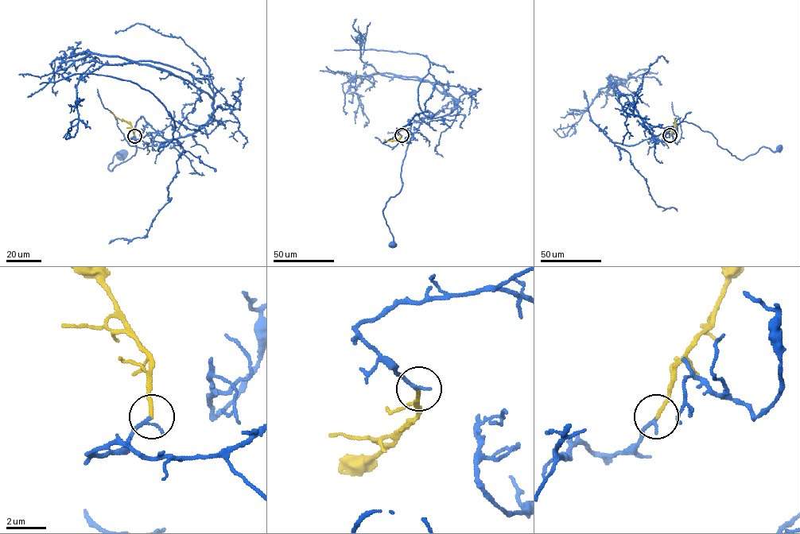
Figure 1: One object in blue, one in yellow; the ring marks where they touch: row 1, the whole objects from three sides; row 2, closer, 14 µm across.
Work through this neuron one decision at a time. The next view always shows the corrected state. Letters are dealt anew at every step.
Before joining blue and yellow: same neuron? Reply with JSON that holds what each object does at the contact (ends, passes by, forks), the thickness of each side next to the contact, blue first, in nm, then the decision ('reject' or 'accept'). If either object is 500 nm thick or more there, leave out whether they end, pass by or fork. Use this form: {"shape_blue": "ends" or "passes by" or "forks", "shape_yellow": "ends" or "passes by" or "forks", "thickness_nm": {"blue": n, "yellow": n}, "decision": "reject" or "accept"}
{"shape_blue": "passes by", "shape_yellow": "ends", "thickness_nm": {"blue": 140, "yellow": 180}, "decision": "accept"}

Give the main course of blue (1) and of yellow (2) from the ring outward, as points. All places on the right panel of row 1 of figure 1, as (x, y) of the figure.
1: (669, 135), (664, 137), (668, 129), (691, 122), (743, 160), (763, 146), (778, 148)
2: (669, 135), (675, 125), (673, 118)

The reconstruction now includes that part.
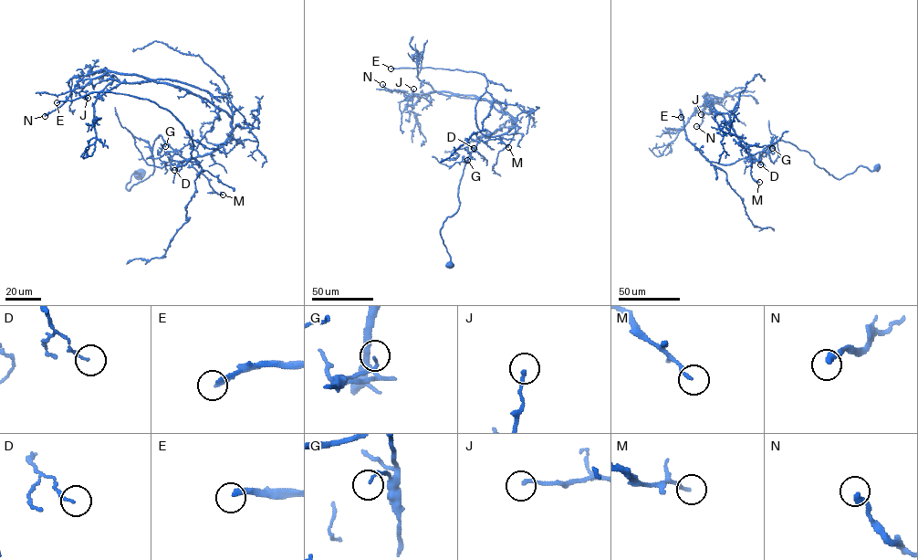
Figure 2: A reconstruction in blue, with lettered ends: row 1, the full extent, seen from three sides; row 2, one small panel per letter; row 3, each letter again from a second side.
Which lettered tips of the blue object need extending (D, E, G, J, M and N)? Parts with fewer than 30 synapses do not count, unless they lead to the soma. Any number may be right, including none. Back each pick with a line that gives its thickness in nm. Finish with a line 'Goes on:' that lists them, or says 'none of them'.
E: 220 nm
N: 320 nm
Goes on: E, N

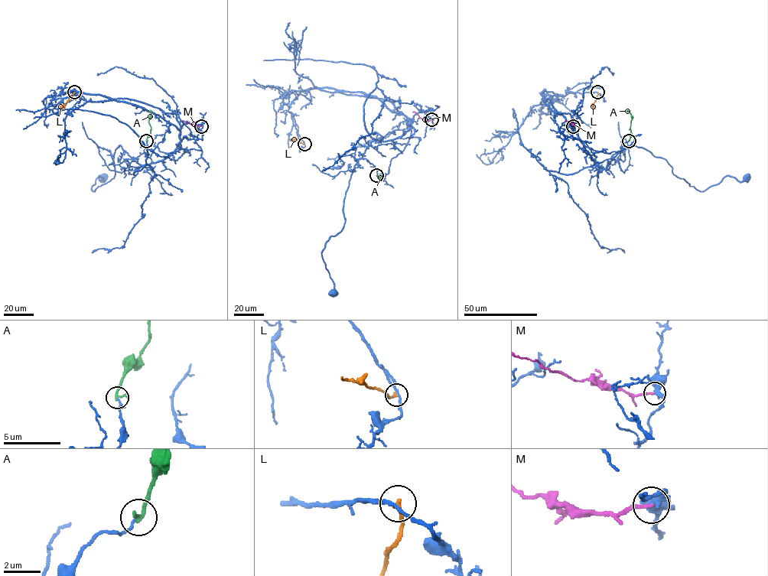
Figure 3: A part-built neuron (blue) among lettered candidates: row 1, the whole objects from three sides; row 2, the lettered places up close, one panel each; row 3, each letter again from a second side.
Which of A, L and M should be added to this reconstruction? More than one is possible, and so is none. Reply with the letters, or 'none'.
none

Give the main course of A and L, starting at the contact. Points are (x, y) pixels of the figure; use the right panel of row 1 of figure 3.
A: (629, 141), (632, 116), (626, 110)
L: (597, 92), (592, 104), (594, 106)

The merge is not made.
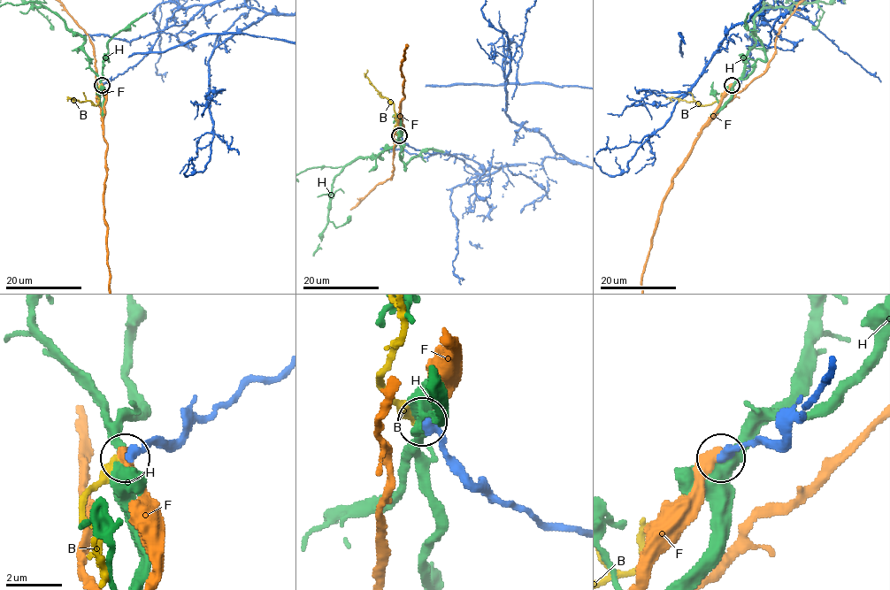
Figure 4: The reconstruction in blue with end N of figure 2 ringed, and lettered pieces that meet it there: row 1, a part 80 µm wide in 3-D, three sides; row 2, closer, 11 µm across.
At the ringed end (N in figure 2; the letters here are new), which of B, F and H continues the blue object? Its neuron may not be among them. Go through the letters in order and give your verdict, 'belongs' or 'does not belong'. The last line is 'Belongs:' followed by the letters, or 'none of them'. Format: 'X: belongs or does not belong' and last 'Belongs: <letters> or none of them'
B: belongs
F: does not belong
H: does not belong
Belongs: B

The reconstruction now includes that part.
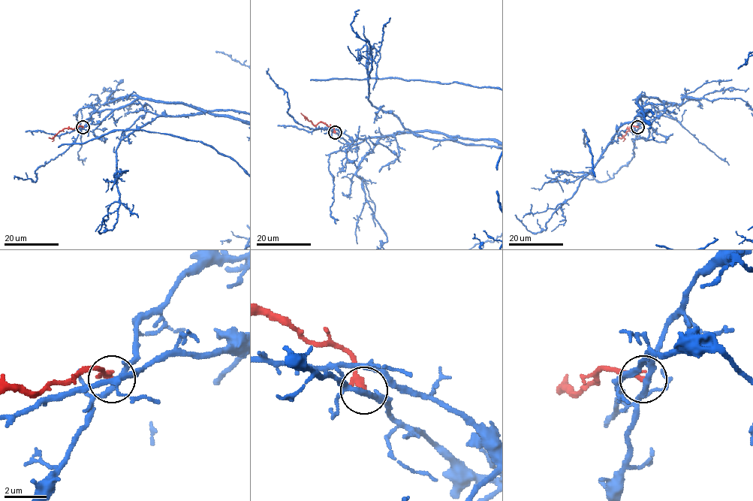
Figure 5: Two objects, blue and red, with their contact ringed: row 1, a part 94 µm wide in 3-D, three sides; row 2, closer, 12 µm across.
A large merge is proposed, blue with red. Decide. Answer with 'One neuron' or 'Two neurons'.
Two neurons

